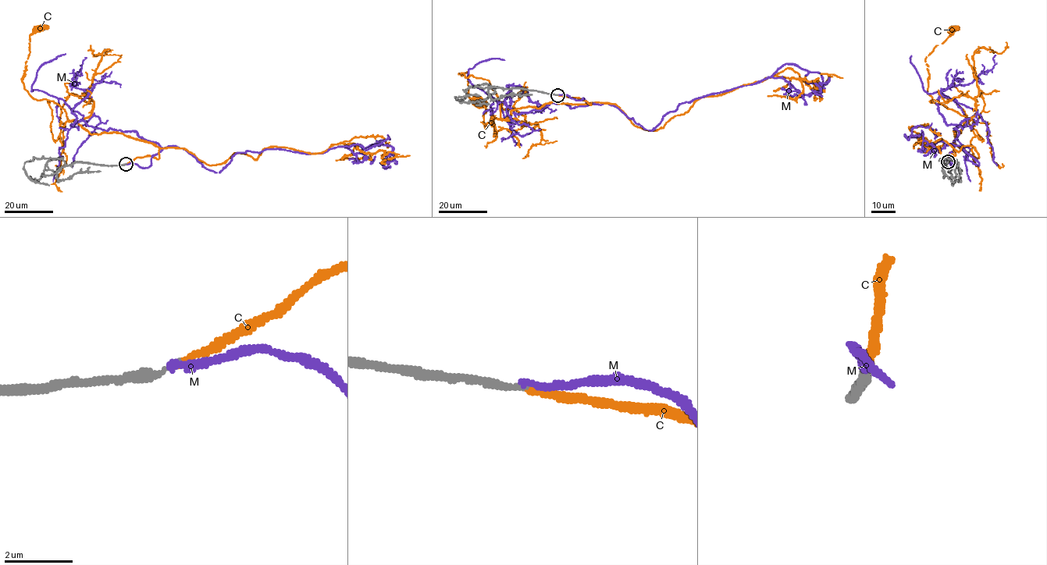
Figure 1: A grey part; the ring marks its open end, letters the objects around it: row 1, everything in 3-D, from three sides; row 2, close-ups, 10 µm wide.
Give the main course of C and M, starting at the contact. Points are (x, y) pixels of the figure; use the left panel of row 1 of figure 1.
C: (126, 164), (158, 158), (158, 148), (90, 134), (24, 88), (38, 28)
M: (126, 164), (148, 167), (151, 157), (176, 146), (219, 172), (238, 153), (367, 150), (389, 139), (354, 147)

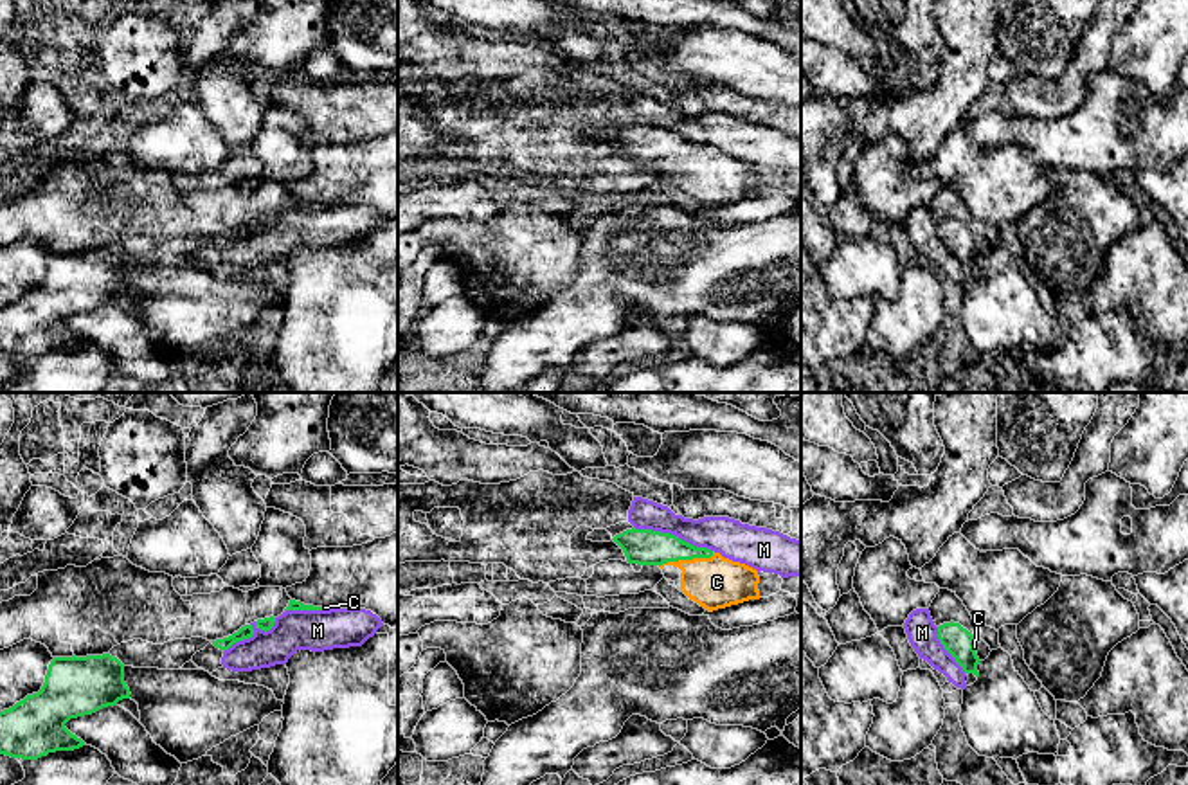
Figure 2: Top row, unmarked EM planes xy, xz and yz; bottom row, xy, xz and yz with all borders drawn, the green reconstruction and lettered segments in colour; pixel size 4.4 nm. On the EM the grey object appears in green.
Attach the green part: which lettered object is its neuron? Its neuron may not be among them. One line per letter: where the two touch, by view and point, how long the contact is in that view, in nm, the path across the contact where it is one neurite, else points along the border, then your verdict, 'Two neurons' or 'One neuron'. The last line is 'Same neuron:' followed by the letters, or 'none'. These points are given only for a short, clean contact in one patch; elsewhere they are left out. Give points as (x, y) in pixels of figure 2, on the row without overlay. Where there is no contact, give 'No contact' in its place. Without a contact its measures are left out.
C: Touches green at xz (686, 155). Shared border 260 nm. One neuron
M: Touches green at xz (674, 132). Shared border 360 nm. Two neurons
Same neuron: C

